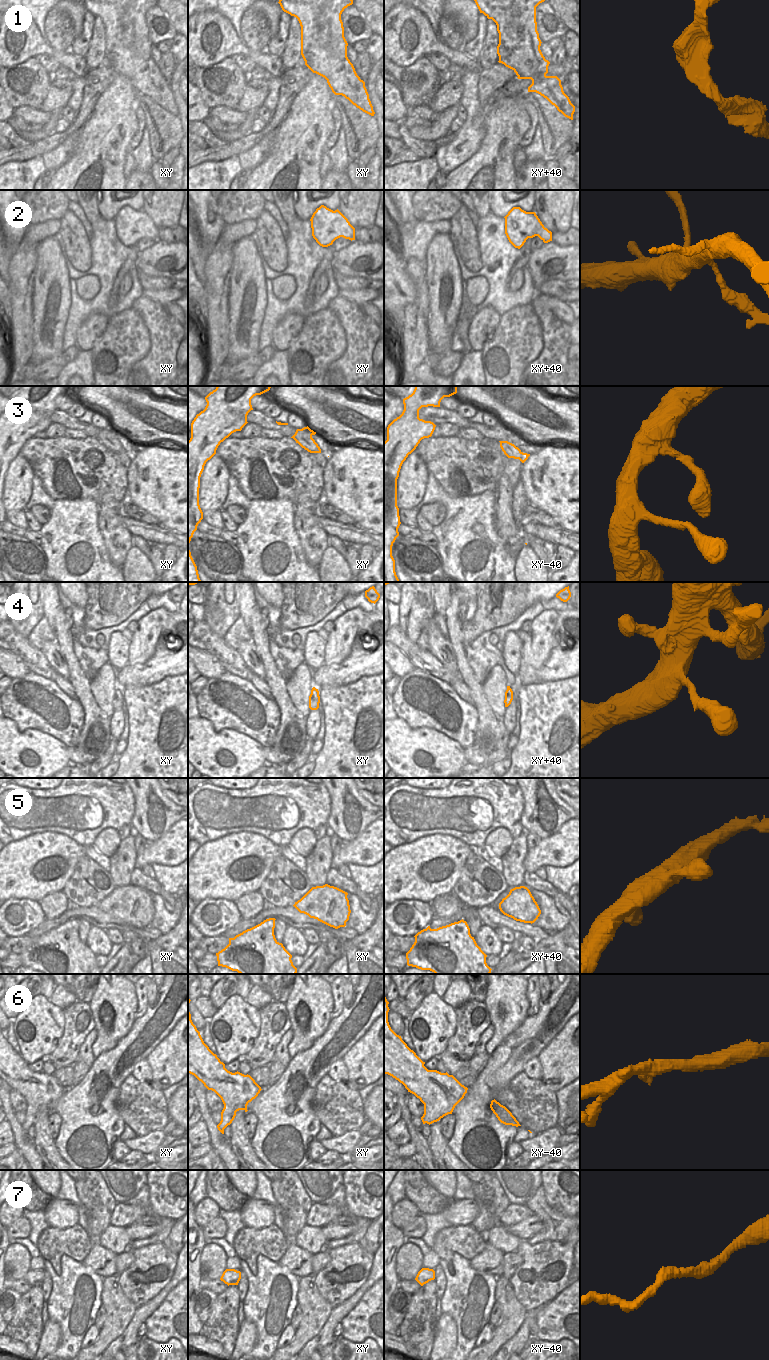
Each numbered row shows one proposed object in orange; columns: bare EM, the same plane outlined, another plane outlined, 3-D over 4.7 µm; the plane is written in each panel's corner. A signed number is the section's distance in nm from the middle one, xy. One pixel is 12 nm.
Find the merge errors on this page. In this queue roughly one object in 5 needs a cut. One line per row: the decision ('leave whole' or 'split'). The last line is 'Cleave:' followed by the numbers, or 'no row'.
1: leave whole
2: leave whole
3: leave whole
4: leave whole
5: leave whole
6: leave whole
7: leave whole
Cleave: no row

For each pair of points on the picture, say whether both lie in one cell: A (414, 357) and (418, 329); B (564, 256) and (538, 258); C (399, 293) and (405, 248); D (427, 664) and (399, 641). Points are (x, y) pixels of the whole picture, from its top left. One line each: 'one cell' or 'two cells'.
A: one cell
B: one cell
C: one cell
D: one cell

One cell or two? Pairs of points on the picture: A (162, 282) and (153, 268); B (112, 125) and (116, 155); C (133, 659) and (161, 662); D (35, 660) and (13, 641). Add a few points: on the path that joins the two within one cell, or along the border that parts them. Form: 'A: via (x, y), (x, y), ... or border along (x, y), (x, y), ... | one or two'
A: border along (138, 268), (148, 275), (166, 276), (170, 279) | two
B: via (109, 132), (109, 148) | one
C: border along (159, 639), (150, 658), (143, 663), (128, 664) | two
D: via (30, 655), (18, 644) | one

